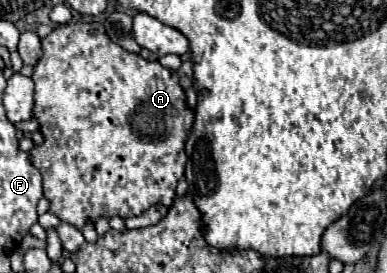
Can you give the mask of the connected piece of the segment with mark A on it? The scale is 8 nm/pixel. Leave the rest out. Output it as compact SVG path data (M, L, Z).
M97 21L95 23L67 23L67 25L61 25L61 27L55 27L45 39L41 39L41 47L43 47L43 57L33 67L31 79L35 83L33 115L39 123L43 143L33 145L33 149L29 151L29 157L31 157L31 163L35 161L35 167L39 169L41 177L43 177L43 195L51 203L49 213L57 215L63 223L69 223L77 229L83 229L87 221L95 223L99 217L111 219L111 217L119 215L121 219L127 219L127 217L141 215L143 211L147 211L153 205L171 207L171 203L175 199L175 187L177 187L179 179L183 177L183 169L185 169L185 163L187 163L185 141L187 141L187 135L191 133L191 127L193 127L193 121L195 121L195 113L187 105L185 91L179 83L177 71L171 71L171 69L163 67L159 61L145 61L141 55L125 51L123 47L119 47L117 43L113 43L107 37L105 27Z

